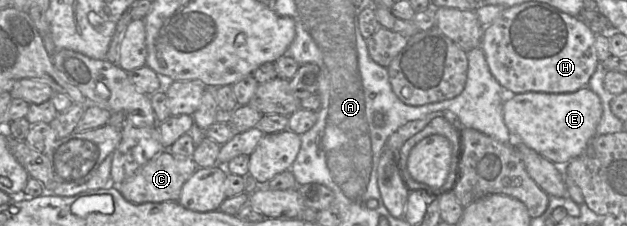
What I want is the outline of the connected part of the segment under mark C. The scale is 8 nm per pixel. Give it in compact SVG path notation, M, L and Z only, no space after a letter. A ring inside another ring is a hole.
M164 150L148 161L132 176L117 187L126 200L134 204L147 202L178 201L184 183L197 170L198 166L190 158L178 158L169 150Z

